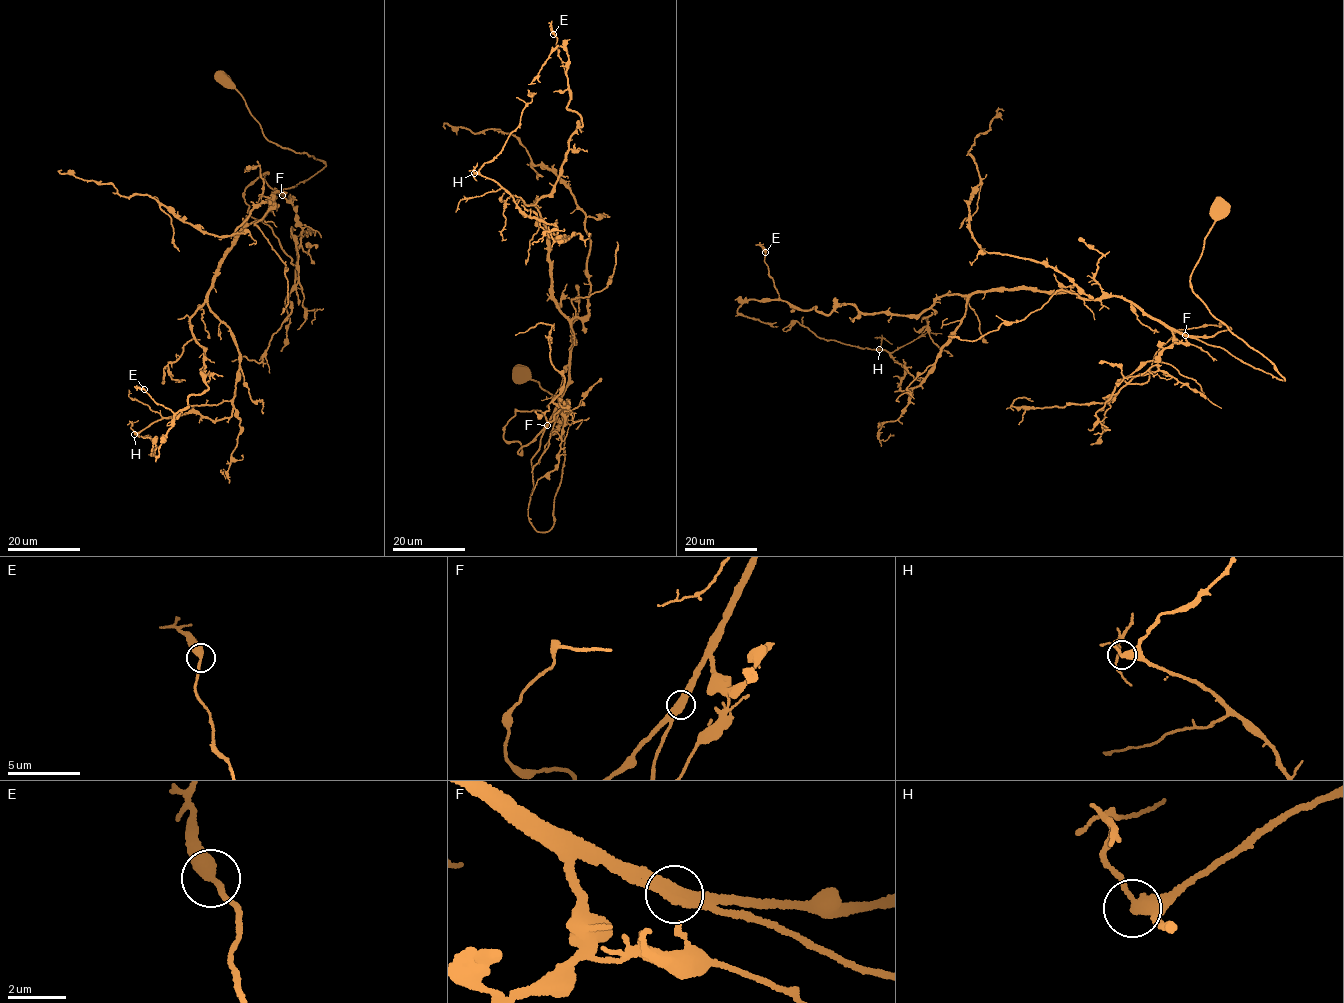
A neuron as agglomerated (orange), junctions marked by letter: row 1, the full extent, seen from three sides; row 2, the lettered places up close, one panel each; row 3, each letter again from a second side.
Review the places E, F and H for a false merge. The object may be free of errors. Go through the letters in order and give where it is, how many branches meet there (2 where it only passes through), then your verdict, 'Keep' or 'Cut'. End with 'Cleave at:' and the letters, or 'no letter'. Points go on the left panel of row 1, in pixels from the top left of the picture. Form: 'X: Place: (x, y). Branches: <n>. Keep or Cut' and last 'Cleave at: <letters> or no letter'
E: Place: (144, 389). Branches: 2. Keep
F: Place: (282, 195). Branches: 2. Keep
H: Place: (134, 434). Branches: 2. Keep
Cleave at: no letter

